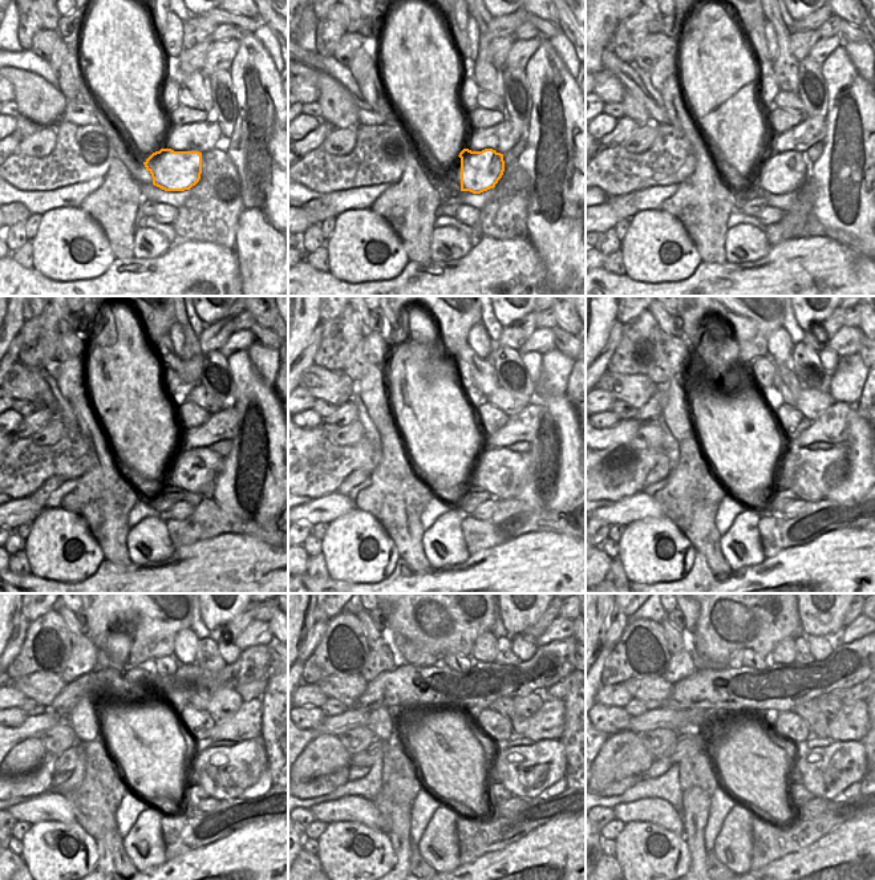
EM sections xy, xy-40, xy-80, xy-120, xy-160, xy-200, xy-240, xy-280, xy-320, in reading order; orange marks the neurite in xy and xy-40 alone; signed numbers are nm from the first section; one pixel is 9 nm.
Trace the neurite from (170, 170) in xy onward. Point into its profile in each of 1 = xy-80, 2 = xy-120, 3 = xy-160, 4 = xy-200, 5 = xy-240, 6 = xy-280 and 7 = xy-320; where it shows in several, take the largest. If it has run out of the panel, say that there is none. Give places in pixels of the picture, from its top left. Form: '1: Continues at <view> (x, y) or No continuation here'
1: Continues at xy-80 (778, 173)
2: Continues at xy-120 (197, 470)
3: Continues at xy-160 (499, 471)
4: Continues at xy-200 (810, 474)
5: Continues at xy-240 (225, 773)
6: Continues at xy-280 (526, 771)
7: Continues at xy-320 (826, 771)

